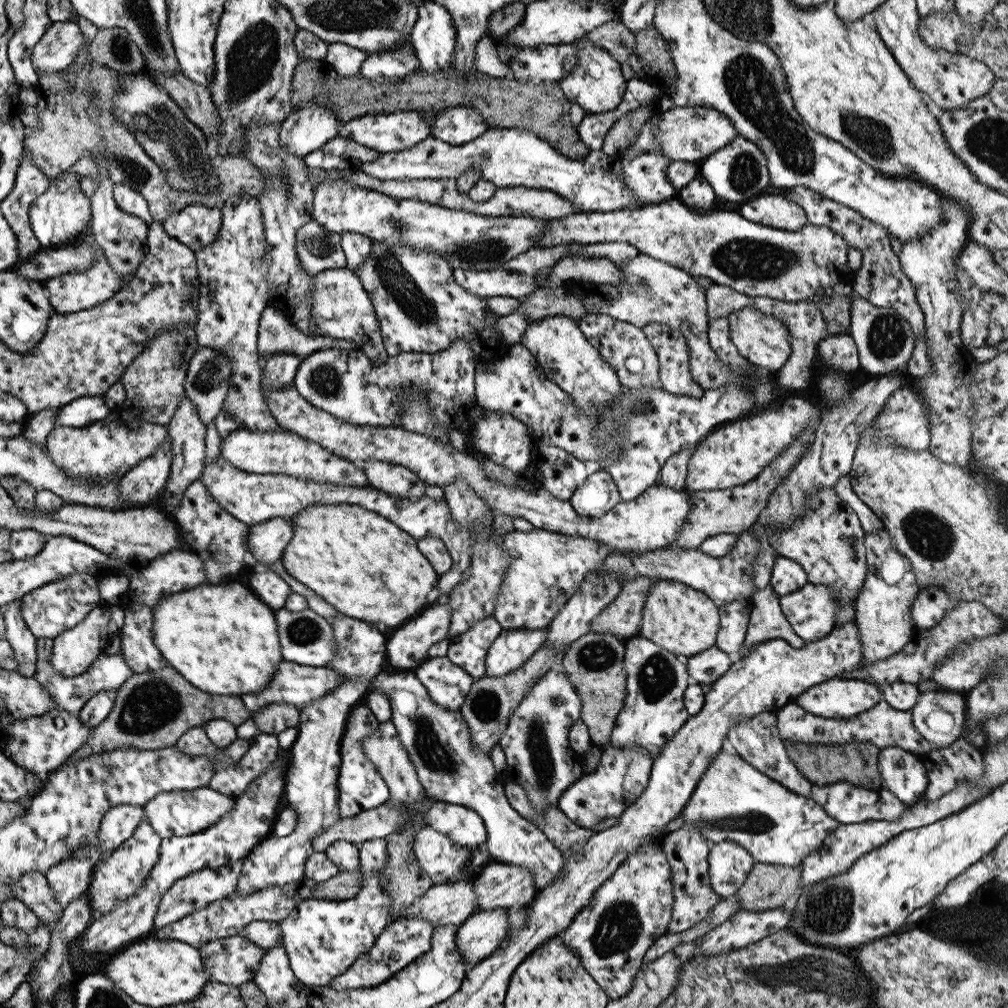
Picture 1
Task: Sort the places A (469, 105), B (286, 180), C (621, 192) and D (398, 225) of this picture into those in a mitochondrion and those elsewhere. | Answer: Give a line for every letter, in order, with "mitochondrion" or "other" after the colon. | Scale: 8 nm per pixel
A: other
B: mitochondrion
C: other
D: mitochondrion

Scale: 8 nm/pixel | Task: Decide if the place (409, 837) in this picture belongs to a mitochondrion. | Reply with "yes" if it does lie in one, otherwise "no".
no

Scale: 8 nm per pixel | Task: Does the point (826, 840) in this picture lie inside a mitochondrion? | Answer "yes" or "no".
no

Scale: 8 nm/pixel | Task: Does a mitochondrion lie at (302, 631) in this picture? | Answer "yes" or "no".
yes

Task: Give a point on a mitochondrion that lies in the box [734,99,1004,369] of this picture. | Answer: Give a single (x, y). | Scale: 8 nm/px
(874, 138)

